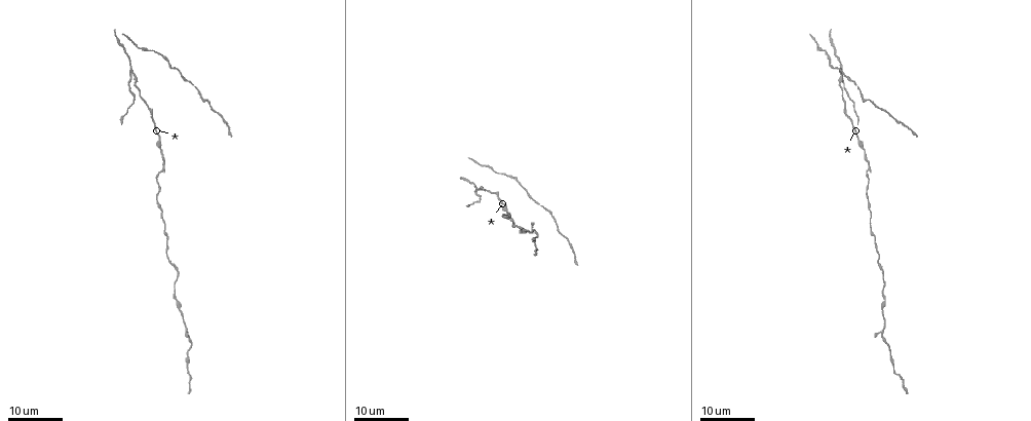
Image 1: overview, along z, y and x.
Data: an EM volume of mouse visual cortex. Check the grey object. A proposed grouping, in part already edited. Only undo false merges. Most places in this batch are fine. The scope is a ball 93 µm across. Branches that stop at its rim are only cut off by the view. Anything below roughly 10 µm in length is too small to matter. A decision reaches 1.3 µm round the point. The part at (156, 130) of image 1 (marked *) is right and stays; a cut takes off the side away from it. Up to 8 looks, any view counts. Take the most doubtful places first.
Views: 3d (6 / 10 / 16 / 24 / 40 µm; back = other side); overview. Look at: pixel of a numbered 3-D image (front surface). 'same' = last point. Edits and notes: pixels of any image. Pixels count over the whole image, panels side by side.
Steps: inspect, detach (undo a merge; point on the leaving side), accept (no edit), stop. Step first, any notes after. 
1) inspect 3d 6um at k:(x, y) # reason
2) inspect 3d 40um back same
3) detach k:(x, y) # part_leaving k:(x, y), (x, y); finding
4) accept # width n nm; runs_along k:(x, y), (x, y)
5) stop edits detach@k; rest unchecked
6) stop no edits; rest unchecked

inspect 3d 16um at 1:(133, 70) # sudden change in width

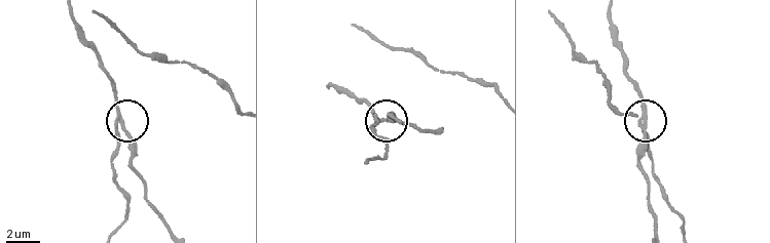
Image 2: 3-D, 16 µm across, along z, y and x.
inspect 3d 6um at 2:(121, 125)

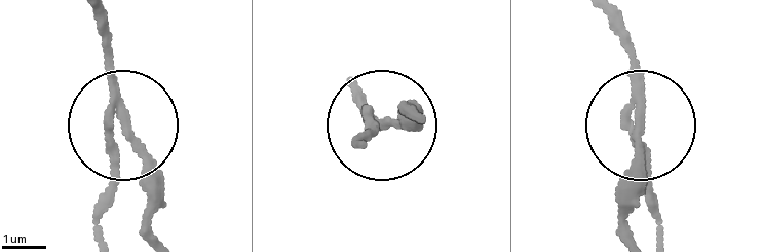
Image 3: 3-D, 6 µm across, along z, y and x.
accept # width 200 nm; runs_along 3:(158, 236), (103, 14); continuous, no second cell

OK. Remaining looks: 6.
inspect 3d 24um at 1:(158, 174) # sudden change in width

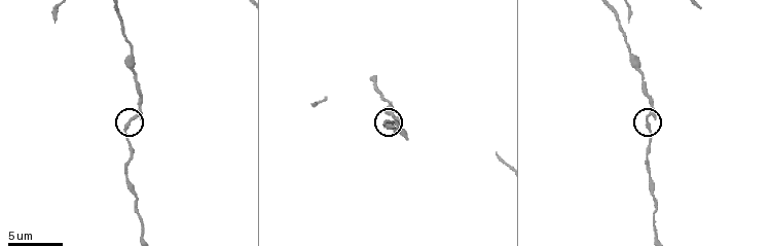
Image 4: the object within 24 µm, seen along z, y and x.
inspect 3d 6um at 4:(129, 124)

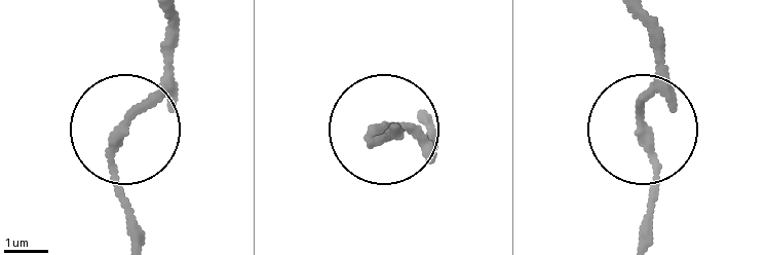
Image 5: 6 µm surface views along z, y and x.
accept # one cell here

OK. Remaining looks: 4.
inspect 3d 24um at 1:(535, 200)

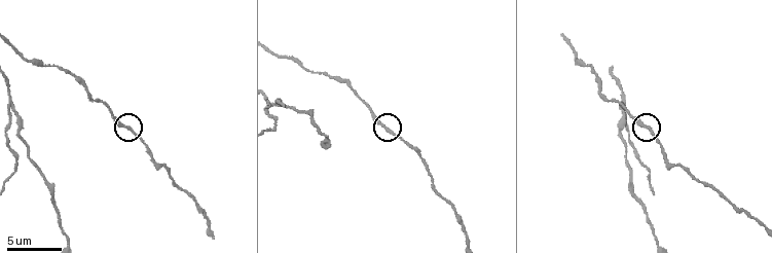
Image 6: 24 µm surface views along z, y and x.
inspect 3d 6um at 6:(128, 128)

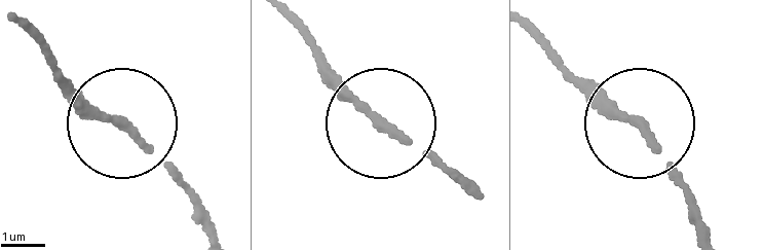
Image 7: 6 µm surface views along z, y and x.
accept # one cell here

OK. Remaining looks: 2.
inspect 3d 10um at 4:(631, 49) # calibre changes

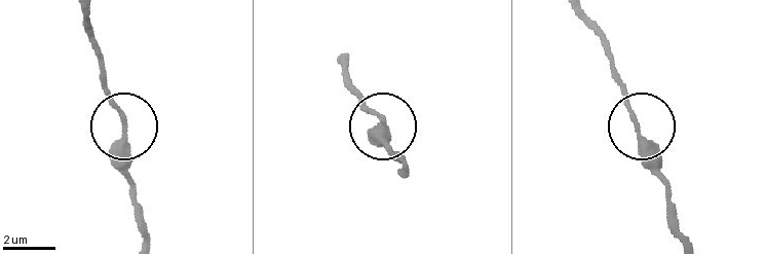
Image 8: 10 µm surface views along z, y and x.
accept # runs_along 8:(370, 108), (383, 121), (389, 154); one cell here

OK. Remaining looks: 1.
stop no edits; rest unchecked

